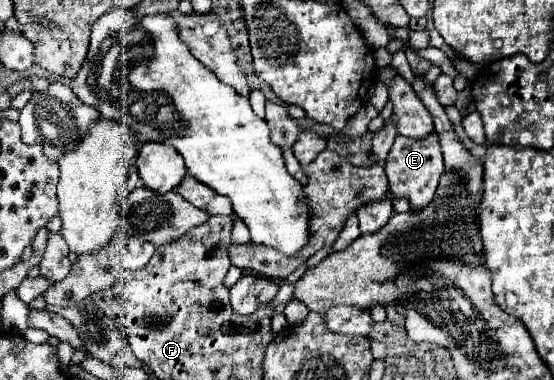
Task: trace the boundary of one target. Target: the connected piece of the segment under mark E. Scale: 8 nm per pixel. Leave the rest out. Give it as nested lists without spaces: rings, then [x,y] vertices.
[[[436,132],[424,138],[406,138],[402,134],[396,136],[392,150],[388,152],[386,158],[386,176],[390,182],[392,198],[408,198],[412,210],[424,208],[434,198],[442,172],[444,172],[444,158]]]

